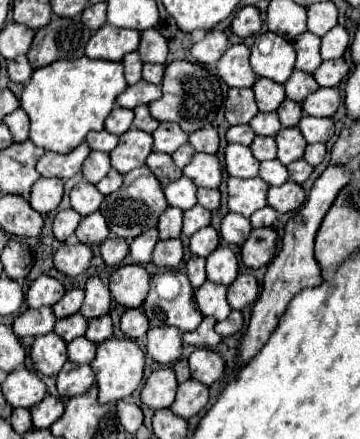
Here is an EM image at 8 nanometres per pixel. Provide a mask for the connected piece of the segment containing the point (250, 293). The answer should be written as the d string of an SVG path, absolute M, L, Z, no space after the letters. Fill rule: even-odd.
M239 274L235 282L227 288L227 302L233 310L251 306L259 294L259 284L251 274Z

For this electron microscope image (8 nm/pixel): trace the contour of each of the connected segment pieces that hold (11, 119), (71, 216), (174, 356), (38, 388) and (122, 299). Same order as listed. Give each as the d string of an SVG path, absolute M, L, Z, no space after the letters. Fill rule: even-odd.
M15 110L13 114L5 116L3 122L7 124L15 144L21 144L21 142L25 142L29 138L29 118L27 118L27 114L23 110Z
M73 208L61 210L55 216L55 220L53 220L53 234L55 234L55 238L61 240L61 242L65 242L69 236L73 236L79 220L81 220L81 216Z
M159 326L147 330L147 354L155 362L171 366L173 362L179 360L181 352L183 352L183 342L181 342L181 332L177 328Z
M17 368L7 374L3 382L3 394L13 408L31 408L45 398L47 388L35 372L27 368Z
M137 264L117 268L109 278L113 300L125 308L139 308L149 290L149 272Z

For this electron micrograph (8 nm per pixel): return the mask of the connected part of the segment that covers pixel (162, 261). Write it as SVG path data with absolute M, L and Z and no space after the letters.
M159 240L153 250L153 264L159 268L175 268L183 260L183 242L175 240Z

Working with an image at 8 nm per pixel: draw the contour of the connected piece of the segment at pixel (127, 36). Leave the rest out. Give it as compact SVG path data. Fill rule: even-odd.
M105 24L89 38L85 54L89 58L121 60L125 54L135 52L137 48L139 48L139 30L127 30Z

